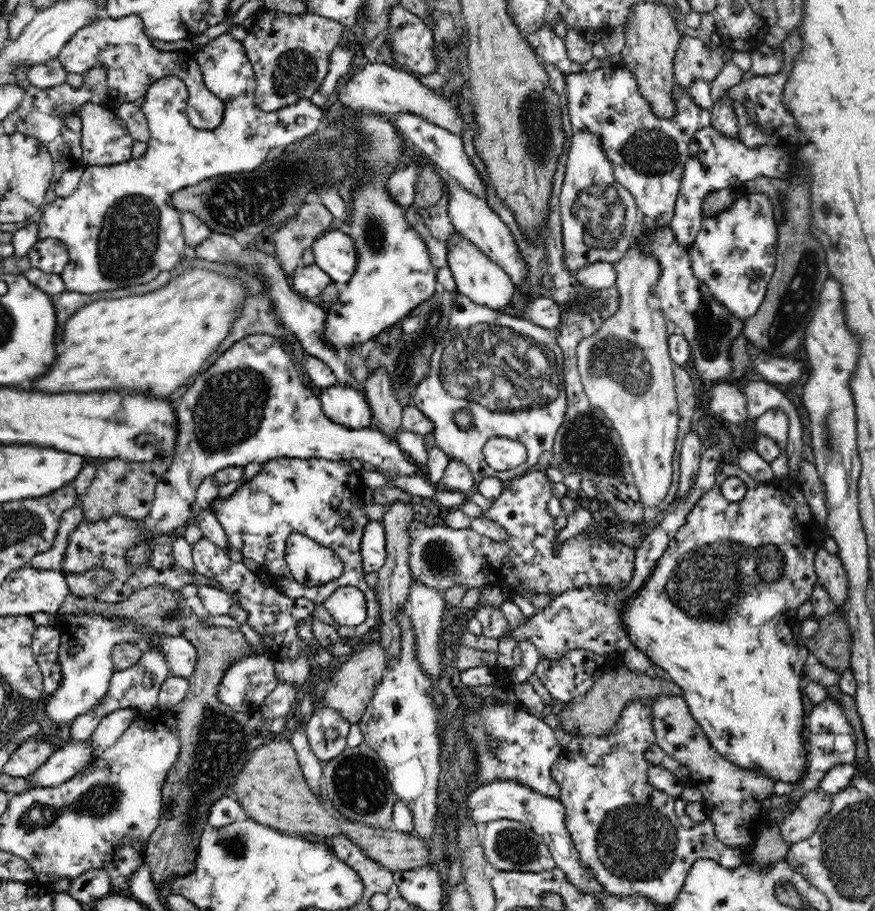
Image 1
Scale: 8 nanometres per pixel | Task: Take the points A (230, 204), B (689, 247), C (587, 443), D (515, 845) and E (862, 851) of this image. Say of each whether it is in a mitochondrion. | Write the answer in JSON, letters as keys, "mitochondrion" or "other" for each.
{"A":"mitochondrion","B":"other","C":"mitochondrion","D":"mitochondrion","E":"mitochondrion"}

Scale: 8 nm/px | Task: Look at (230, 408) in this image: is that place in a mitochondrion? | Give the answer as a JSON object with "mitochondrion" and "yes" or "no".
{"mitochondrion":"yes"}

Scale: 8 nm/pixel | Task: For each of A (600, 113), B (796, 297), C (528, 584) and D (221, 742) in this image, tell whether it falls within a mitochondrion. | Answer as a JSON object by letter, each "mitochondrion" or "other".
{"A":"other","B":"mitochondrion","C":"other","D":"mitochondrion"}

